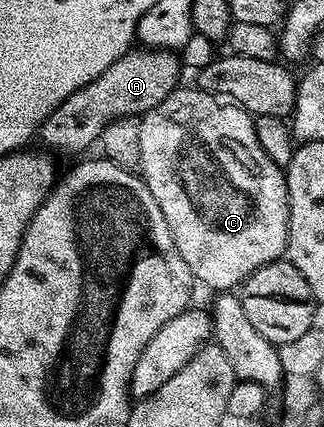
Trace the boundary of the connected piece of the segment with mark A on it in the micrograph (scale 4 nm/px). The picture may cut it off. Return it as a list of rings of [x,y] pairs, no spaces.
[[[130,49],[118,57],[118,61],[114,61],[114,65],[102,73],[102,77],[94,77],[94,81],[90,81],[90,85],[82,85],[78,93],[70,93],[70,97],[66,97],[66,101],[62,101],[62,105],[58,105],[50,117],[46,117],[40,126],[38,139],[49,147],[49,152],[61,151],[64,155],[76,155],[86,150],[91,143],[93,146],[110,121],[127,115],[143,117],[176,90],[181,82],[181,60],[171,51],[136,50]]]

